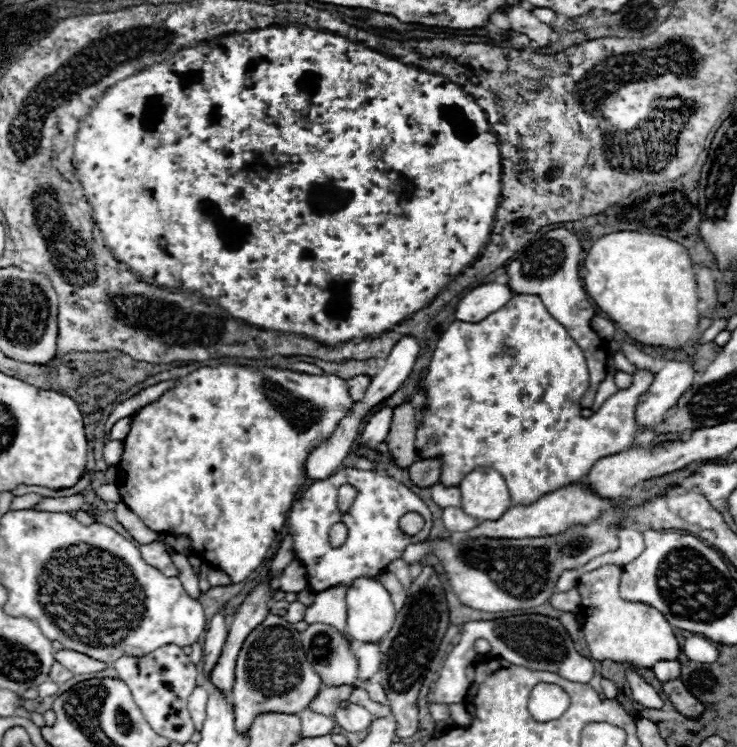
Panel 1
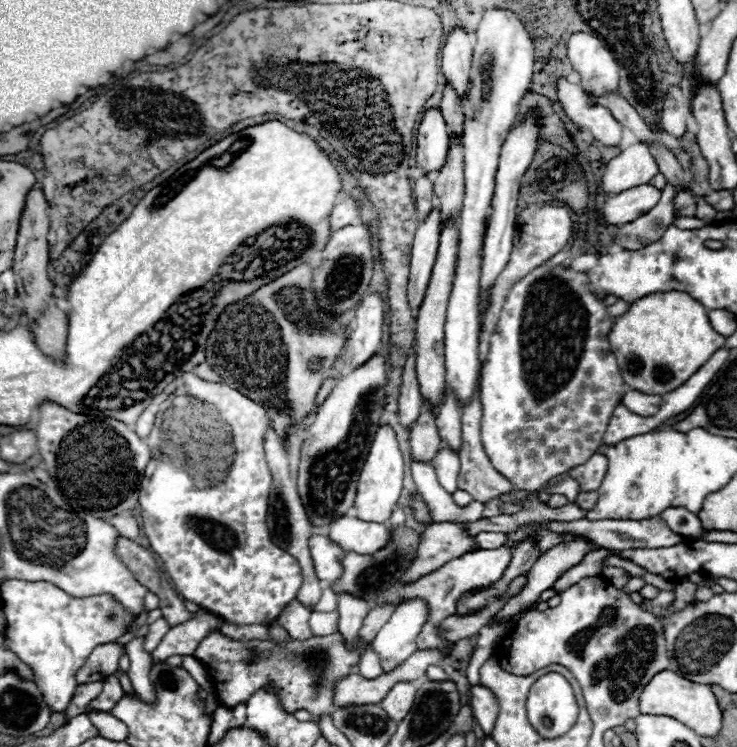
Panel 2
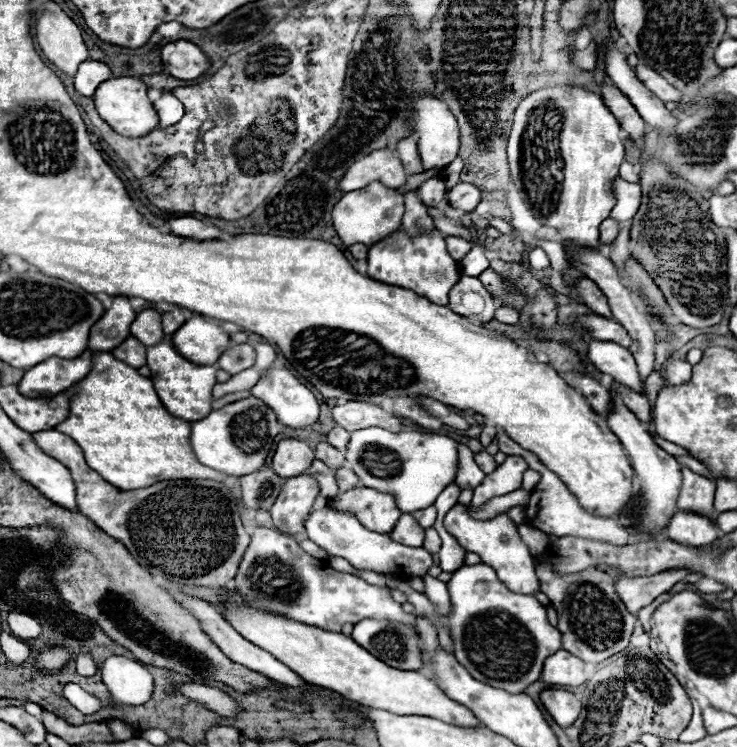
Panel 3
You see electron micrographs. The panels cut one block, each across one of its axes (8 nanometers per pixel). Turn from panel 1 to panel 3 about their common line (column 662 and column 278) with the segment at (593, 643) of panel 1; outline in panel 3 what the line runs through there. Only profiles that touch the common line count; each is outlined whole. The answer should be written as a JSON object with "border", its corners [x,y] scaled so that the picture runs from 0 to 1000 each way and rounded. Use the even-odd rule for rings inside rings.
{"border":[[[320,803],[304,809],[304,827],[336,859],[366,873],[372,881],[385,886],[415,913],[453,924],[478,940],[526,950],[532,956],[578,956],[583,961],[619,972],[635,972],[635,975],[654,972],[654,967],[640,956],[640,950],[611,937],[586,910],[581,910],[570,900],[537,897],[516,886],[499,870],[486,865],[478,854],[467,851],[464,846],[445,846],[429,838],[415,838],[369,819],[336,817],[334,809]]]}

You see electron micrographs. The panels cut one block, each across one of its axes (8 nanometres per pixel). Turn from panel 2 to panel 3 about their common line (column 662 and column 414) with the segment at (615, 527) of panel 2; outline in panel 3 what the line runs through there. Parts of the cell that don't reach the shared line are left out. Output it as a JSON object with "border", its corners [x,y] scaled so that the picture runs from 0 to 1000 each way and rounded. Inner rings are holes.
{"border":[[[545,688],[529,715],[537,726],[548,726],[548,731],[573,731],[575,726],[575,707],[570,707],[556,688]]]}

